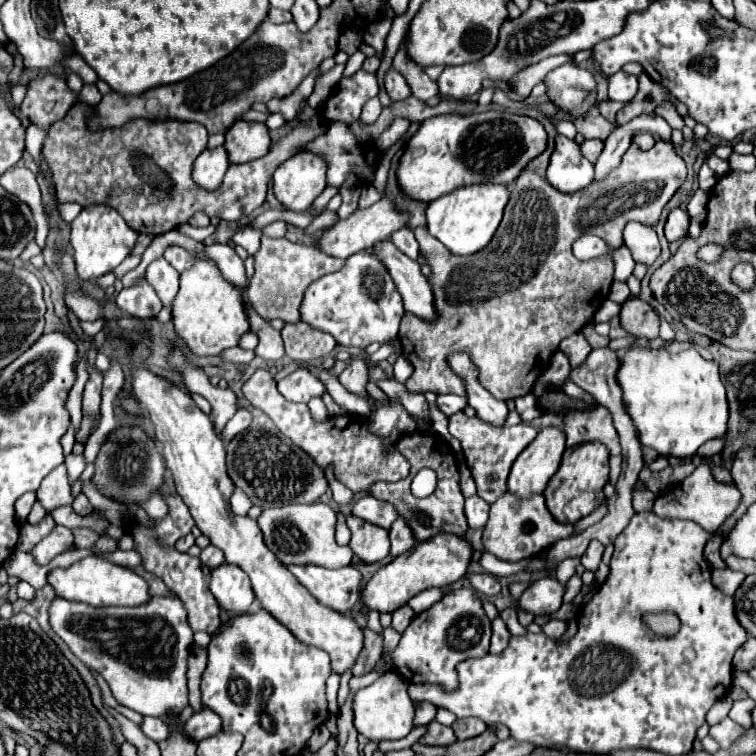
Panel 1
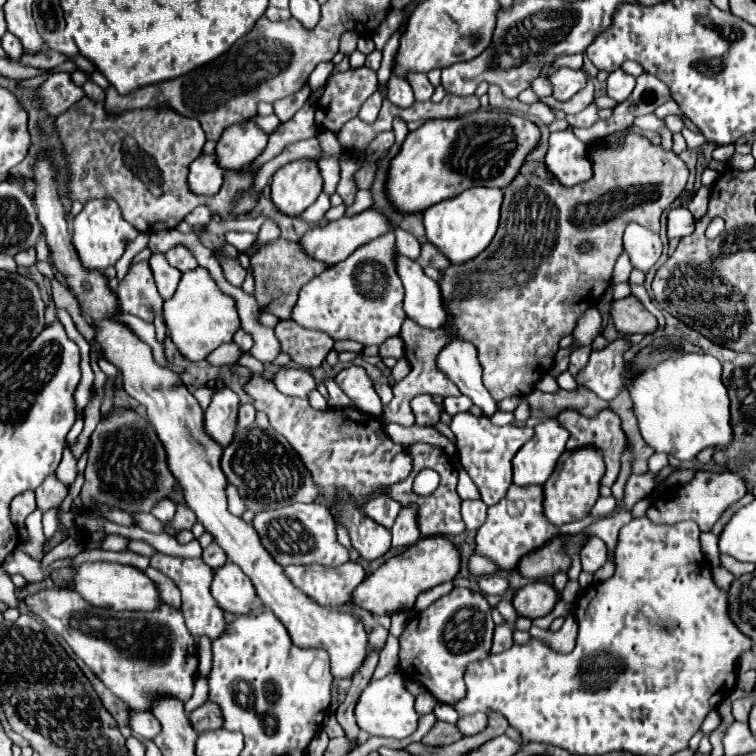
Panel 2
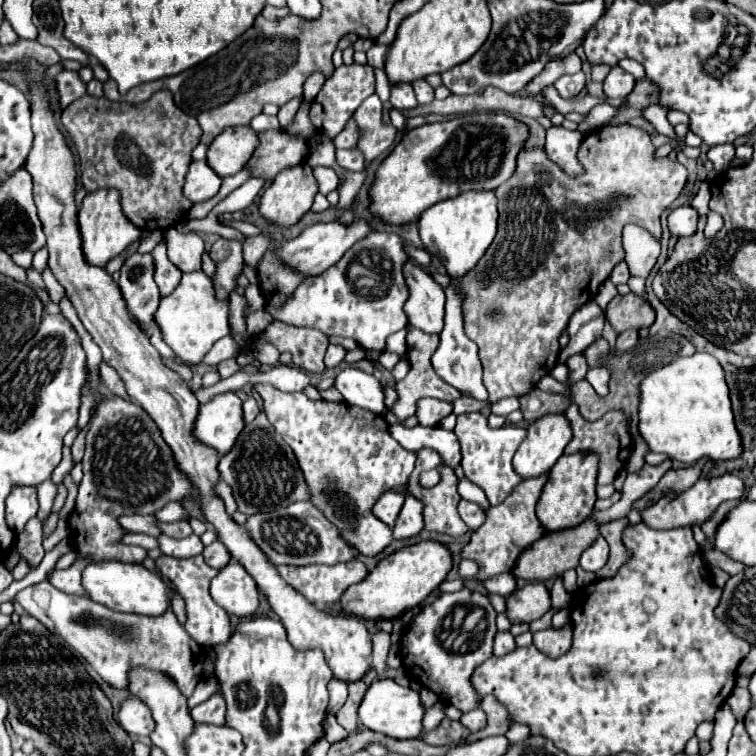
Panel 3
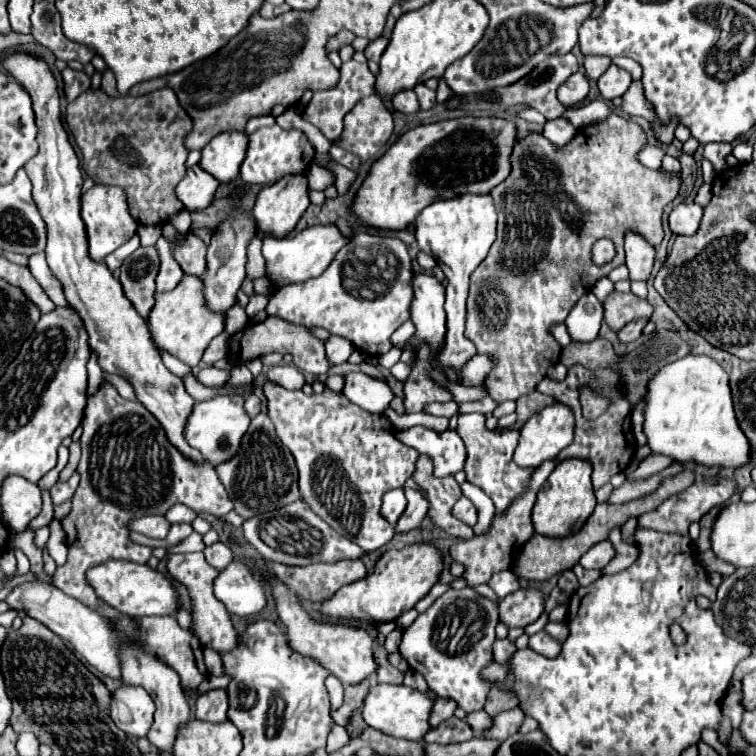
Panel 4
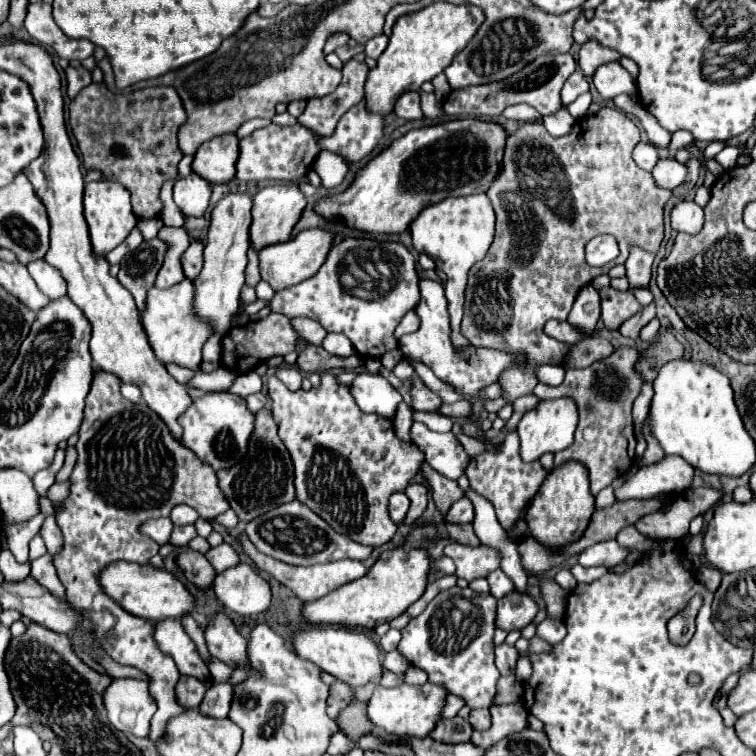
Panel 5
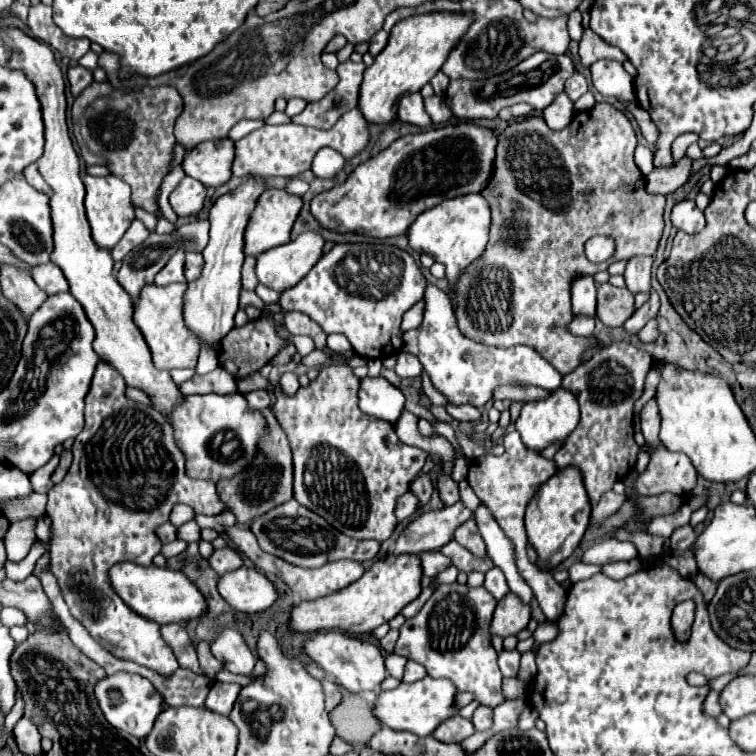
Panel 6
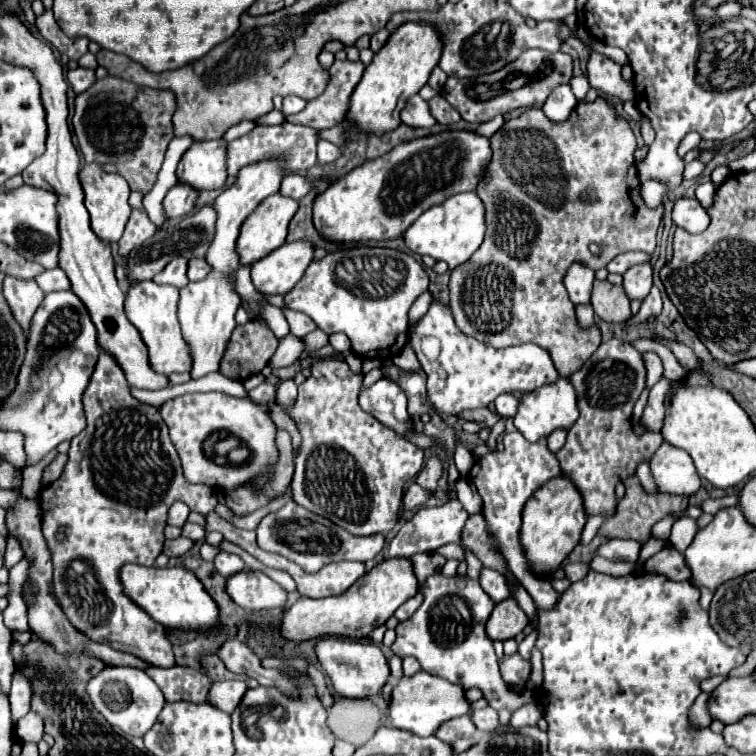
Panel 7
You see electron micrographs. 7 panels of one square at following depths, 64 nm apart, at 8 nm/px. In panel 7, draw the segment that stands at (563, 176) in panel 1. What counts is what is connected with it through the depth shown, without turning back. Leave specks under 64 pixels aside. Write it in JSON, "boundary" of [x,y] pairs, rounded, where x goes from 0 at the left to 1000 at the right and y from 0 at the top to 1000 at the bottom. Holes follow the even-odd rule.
{"boundary":[[[741,111],[728,122],[728,127],[720,135],[717,146],[728,159],[743,161],[754,153],[759,140],[762,140],[762,127],[757,124],[757,116],[751,111]]]}

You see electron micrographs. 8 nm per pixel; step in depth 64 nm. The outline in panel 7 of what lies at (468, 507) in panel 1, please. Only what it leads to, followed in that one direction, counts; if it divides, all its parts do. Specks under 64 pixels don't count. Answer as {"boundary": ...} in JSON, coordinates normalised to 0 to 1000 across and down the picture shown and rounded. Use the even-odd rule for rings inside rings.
{"boundary":[[[603,659],[585,669],[558,669],[545,683],[545,688],[540,688],[526,701],[526,706],[516,714],[513,738],[542,738],[545,733],[553,733],[553,730],[574,730],[582,722],[595,720],[595,717],[608,720],[608,704],[616,693],[616,685],[619,685],[619,677],[611,672],[611,667]]]}

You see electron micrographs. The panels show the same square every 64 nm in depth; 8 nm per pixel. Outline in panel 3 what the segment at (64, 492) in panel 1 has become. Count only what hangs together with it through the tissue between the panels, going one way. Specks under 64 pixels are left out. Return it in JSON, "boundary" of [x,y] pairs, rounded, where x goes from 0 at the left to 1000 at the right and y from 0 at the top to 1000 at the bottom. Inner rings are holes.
{"boundary":[[[58,635],[50,643],[50,664],[53,664],[53,675],[50,675],[50,688],[58,690],[66,677],[69,677],[69,661],[74,656],[74,640],[69,635]]]}

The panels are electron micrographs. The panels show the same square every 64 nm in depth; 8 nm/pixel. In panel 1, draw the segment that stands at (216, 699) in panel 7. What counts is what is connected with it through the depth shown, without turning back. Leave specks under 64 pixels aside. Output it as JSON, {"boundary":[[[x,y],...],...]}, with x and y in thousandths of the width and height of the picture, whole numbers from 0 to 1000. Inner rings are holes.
{"boundary":[[[267,937],[265,942],[257,942],[254,950],[243,958],[243,968],[259,981],[283,974],[291,966],[294,966],[294,950],[278,937]]]}

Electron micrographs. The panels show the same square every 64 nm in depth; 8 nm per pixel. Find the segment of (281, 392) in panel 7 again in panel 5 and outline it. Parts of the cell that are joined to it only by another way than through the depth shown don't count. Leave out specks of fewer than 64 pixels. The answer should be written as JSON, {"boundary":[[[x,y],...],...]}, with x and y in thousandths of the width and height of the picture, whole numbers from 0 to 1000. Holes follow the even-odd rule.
{"boundary":[[[370,487],[368,492],[365,492],[365,497],[381,511],[381,516],[394,516],[397,513],[397,508],[399,508],[399,497],[397,497],[397,492],[394,489],[389,489],[389,487]]]}

